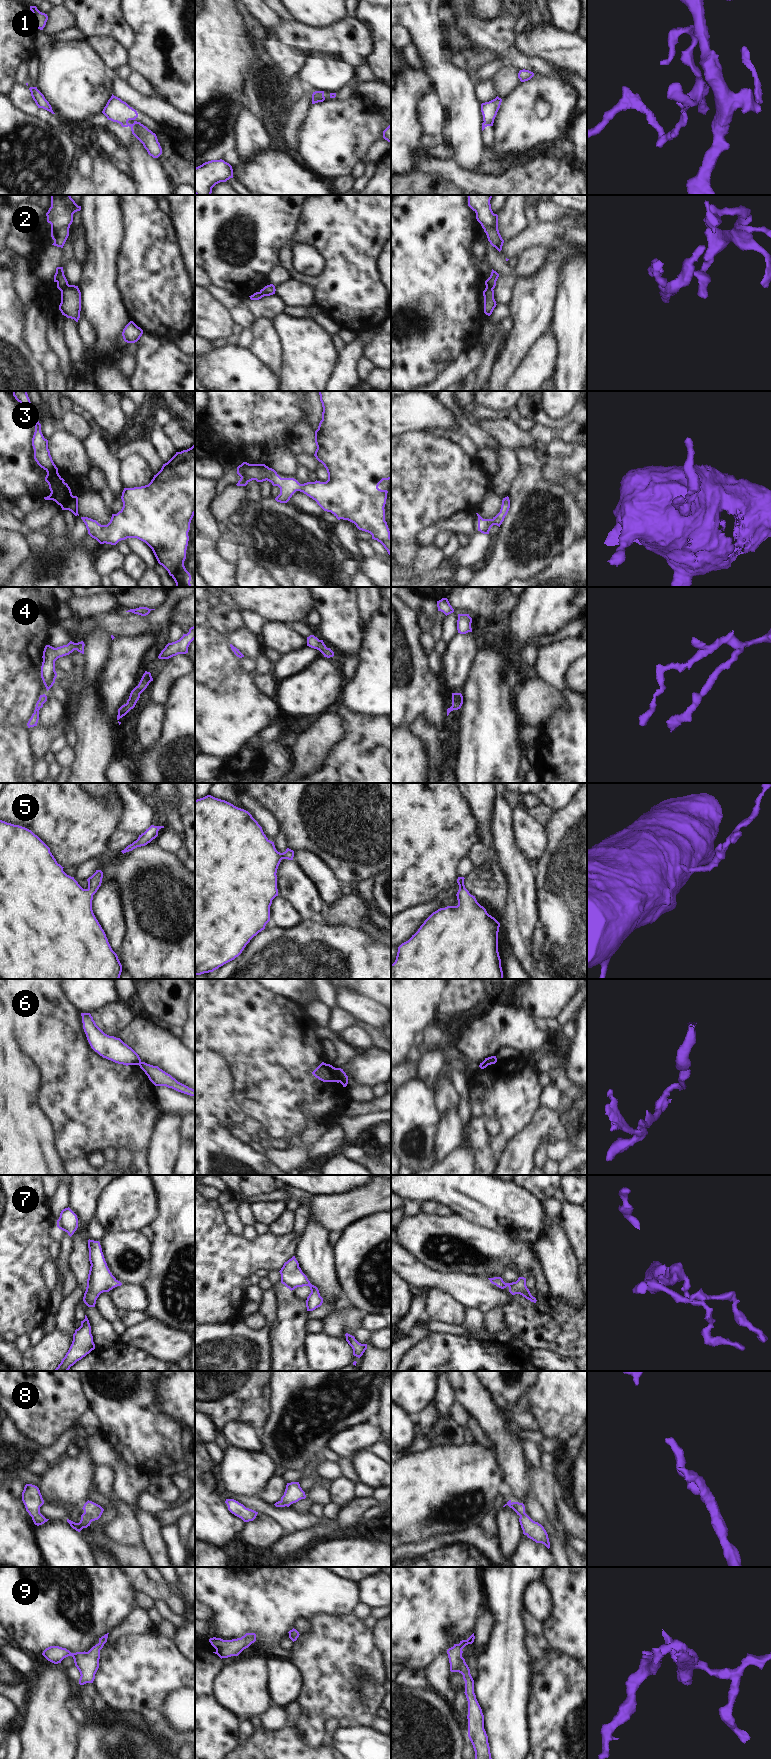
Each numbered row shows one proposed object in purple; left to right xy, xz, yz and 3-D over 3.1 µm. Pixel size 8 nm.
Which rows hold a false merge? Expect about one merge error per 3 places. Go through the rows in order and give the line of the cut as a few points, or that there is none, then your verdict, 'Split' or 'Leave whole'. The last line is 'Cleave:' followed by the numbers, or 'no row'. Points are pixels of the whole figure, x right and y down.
1: Split along xy (127, 121), (121, 124). Split
2: Split along xy (68, 284), (61, 291). Split
3: No split. Leave whole
4: No split. Leave whole
5: No split. Leave whole
6: Split along xz (335, 1068), (340, 1081). Split
7: No split. Leave whole
8: No split. Leave whole
9: No split. Leave whole
Cleave: 1, 2, 6

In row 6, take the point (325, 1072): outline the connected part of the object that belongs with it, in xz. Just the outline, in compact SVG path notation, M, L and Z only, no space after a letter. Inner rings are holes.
M322 1062L312 1074L323 1082L337 1082L339 1083L339 1076L336 1068L330 1064Z

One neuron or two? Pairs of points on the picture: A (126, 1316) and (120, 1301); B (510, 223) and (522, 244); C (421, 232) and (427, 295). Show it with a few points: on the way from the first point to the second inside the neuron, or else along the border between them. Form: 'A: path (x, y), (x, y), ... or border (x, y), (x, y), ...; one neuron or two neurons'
A: border (117, 1309), (138, 1310), (142, 1312); two neurons
B: border (527, 226), (518, 234), (504, 241); two neurons
C: path (421, 248), (421, 279); one neuron

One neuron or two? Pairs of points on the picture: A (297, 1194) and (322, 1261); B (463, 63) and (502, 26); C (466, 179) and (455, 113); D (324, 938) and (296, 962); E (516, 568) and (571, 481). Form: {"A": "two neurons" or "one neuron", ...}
{"A": "two neurons", "B": "two neurons", "C": "two neurons", "D": "one neuron", "E": "two neurons"}

